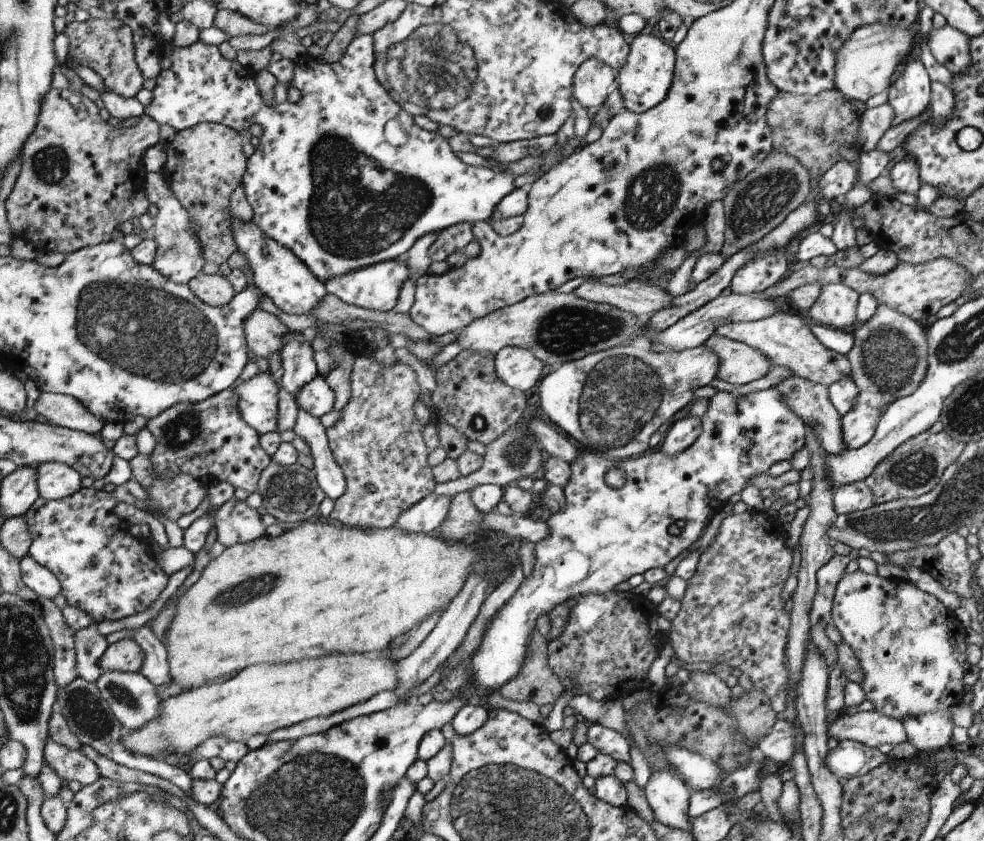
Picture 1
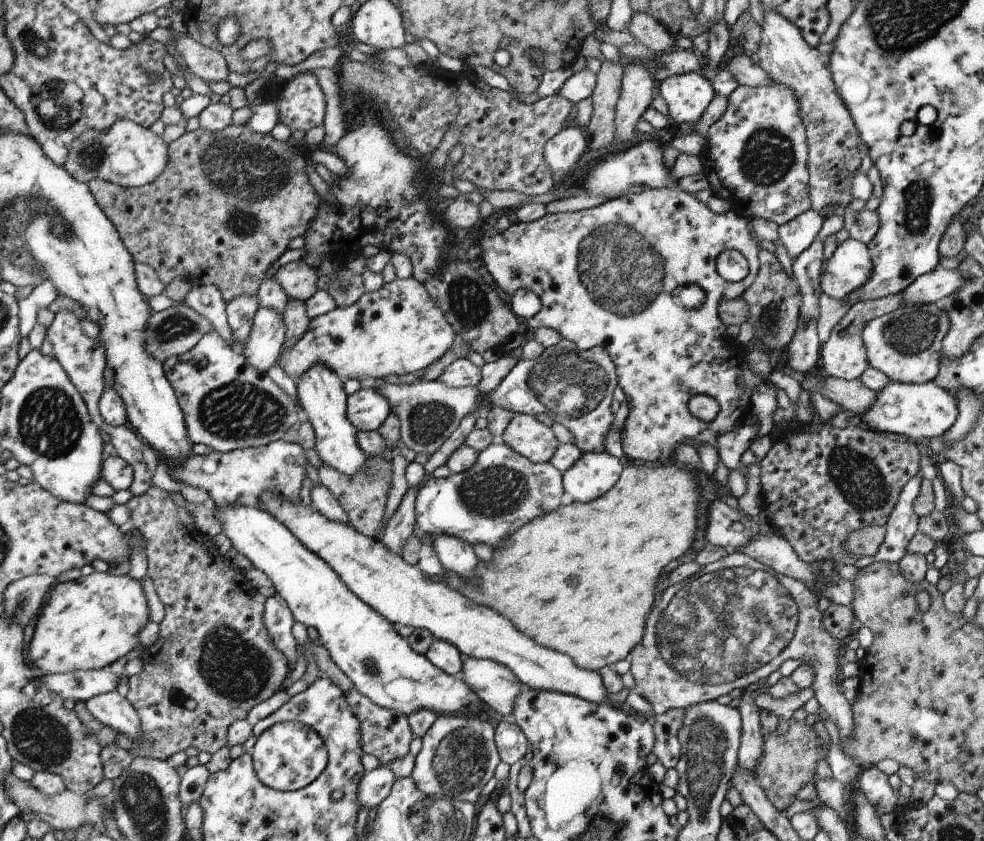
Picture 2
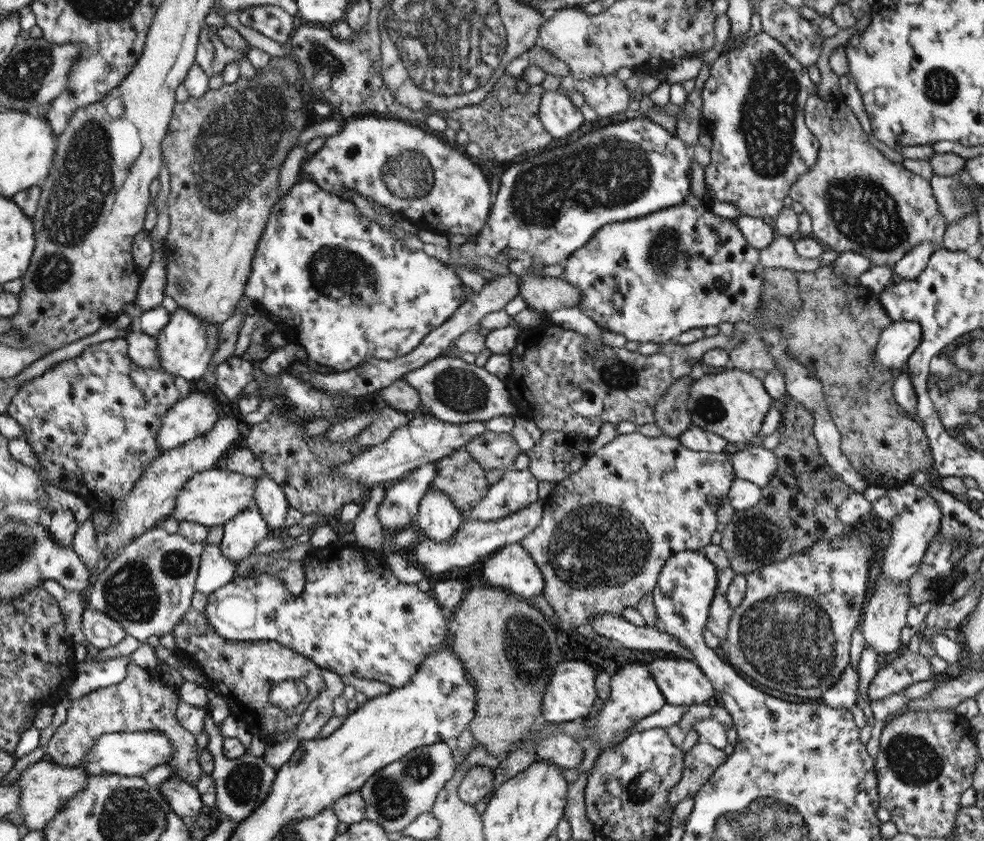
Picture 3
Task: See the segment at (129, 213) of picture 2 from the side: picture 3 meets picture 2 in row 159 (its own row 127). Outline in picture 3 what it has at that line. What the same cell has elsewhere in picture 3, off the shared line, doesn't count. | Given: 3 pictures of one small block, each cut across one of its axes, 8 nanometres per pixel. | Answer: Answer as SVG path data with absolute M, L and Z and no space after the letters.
M266 67L256 70L256 78L252 80L240 77L232 84L209 89L202 98L190 97L174 106L169 133L161 142L165 155L162 164L166 163L170 172L170 195L166 205L170 225L162 249L168 259L165 296L173 298L180 309L193 311L210 324L221 325L228 321L245 294L257 246L278 201L280 166L294 146L294 140L298 140L304 130L304 126L280 124L304 122L304 118L308 118L308 112L300 108L306 106L302 87L301 83L288 83L280 69Z

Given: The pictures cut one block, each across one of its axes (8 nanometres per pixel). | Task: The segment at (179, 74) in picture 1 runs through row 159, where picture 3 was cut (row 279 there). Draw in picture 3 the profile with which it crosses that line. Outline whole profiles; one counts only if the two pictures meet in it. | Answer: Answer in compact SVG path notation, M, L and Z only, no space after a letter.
M301 180L295 184L288 193L277 201L273 209L269 224L257 246L257 254L254 256L252 272L249 274L248 284L245 286L245 295L257 302L263 310L268 310L273 316L278 316L283 322L292 341L303 346L310 360L324 365L332 372L350 370L370 357L389 361L406 356L414 348L422 344L423 338L434 328L441 327L450 316L457 312L458 307L468 300L464 295L466 285L460 280L451 263L443 264L438 258L427 256L422 250L410 250L404 241L392 235L389 229L378 225L360 213L356 205L329 191L324 191L315 182Z

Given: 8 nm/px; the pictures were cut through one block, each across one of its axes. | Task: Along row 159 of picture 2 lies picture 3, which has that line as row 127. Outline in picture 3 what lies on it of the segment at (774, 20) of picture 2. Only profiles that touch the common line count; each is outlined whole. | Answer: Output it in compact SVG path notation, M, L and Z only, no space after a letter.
M814 94L808 97L805 104L805 123L806 126L812 131L812 134L818 140L819 149L818 157L816 157L816 163L806 171L797 182L790 188L789 196L792 200L800 202L804 206L804 210L809 214L812 220L812 233L811 236L816 238L818 242L826 246L827 249L832 249L840 253L846 251L854 251L872 261L872 266L882 266L886 265L888 267L893 267L906 253L910 252L916 245L922 244L922 241L928 241L936 245L937 248L941 248L942 241L944 241L944 233L947 227L946 220L940 212L940 206L934 196L934 192L931 190L928 180L925 180L923 176L914 174L914 172L906 169L902 163L894 163L889 161L886 156L876 147L874 147L868 141L868 135L864 132L864 129L860 126L860 122L856 118L856 115L852 113L852 110L845 103L845 99L836 96L832 99L823 99L818 95Z

